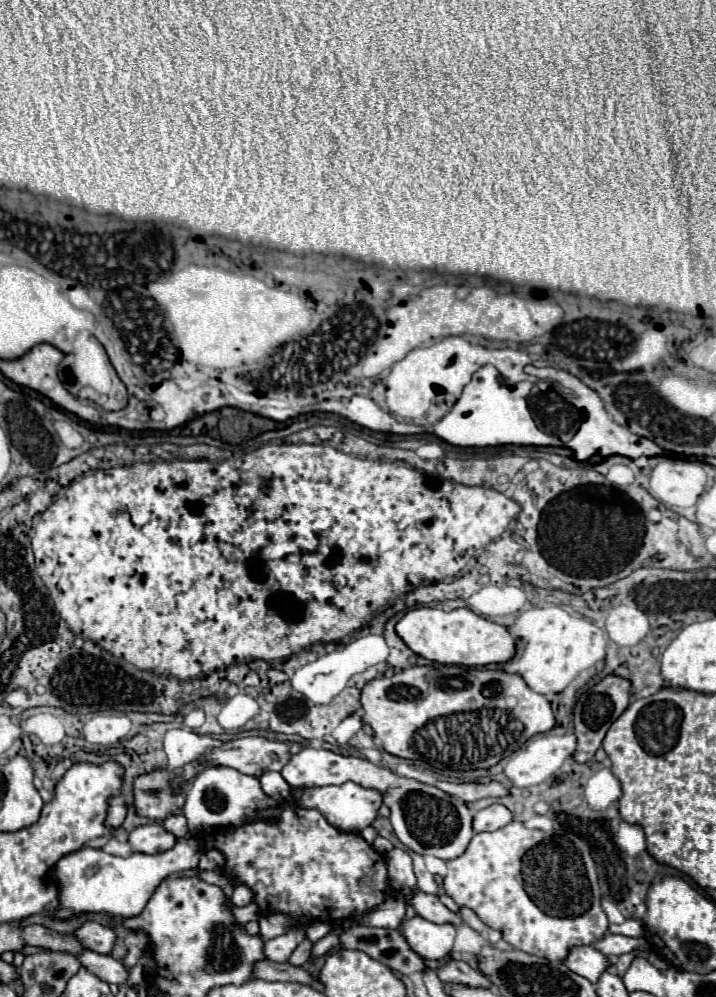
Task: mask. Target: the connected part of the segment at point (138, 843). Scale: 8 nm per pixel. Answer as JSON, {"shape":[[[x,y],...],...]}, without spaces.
{"shape":[[[148,823],[148,825],[136,827],[130,833],[128,843],[132,851],[138,851],[138,853],[160,853],[174,847],[176,837],[168,833],[160,823]]]}

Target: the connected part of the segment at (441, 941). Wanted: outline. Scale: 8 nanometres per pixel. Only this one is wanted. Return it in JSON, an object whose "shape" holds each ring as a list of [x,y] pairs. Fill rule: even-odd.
{"shape":[[[422,917],[406,919],[400,927],[408,947],[422,959],[442,959],[452,951],[456,929],[452,925],[436,925]]]}

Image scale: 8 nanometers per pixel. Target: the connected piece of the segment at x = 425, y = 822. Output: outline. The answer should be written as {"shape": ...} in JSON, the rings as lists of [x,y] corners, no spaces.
{"shape":[[[306,747],[300,753],[292,755],[280,773],[290,787],[342,785],[346,781],[354,781],[362,787],[372,787],[372,789],[382,791],[384,803],[392,811],[390,821],[392,821],[394,833],[408,849],[412,849],[414,853],[420,853],[420,855],[434,855],[434,857],[450,861],[454,857],[460,857],[466,851],[466,847],[474,835],[472,813],[468,811],[468,807],[462,801],[452,799],[450,795],[442,793],[436,787],[398,777],[396,773],[388,771],[386,767],[374,765],[362,757],[352,757],[352,755],[344,757],[338,753],[326,751],[326,749]]]}

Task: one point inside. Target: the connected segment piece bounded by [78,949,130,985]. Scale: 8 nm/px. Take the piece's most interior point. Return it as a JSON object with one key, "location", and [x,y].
{"location":[103,966]}

